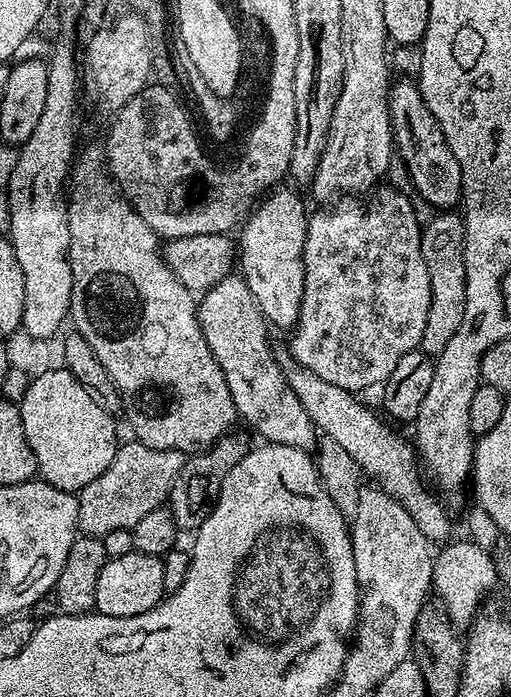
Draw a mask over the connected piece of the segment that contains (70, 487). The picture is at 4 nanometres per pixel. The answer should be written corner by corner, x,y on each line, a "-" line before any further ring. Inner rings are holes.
67,368
50,370
41,376
31,377
26,398
22,398
18,403
28,445
36,459
36,470
39,479
44,483
76,494
87,484
94,482
94,478
98,478
98,474
102,474
102,470
106,470
110,462
114,462
118,447
117,421
102,405
94,402
94,398
90,398
86,386
82,386
82,382
78,382
78,378
74,378
74,374
70,374

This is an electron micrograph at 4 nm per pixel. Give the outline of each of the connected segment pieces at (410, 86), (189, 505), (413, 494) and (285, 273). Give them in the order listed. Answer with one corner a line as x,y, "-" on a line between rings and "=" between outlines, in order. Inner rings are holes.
408,78
397,79
388,94
388,109
394,118
408,116
408,136
412,139
412,149
408,152
408,176
412,179
415,195
421,196
436,210
452,210
461,203
462,170
458,170
458,158
454,158
450,146
446,146
446,134
438,126
438,118
430,114
430,106
420,93
419,83
=
230,431
217,444
207,448
205,452
189,455
185,459
182,470
178,470
178,474
174,478
166,501
167,508
172,511
177,529
195,530
200,528
205,518
212,513
212,507
216,505
216,499
222,490
222,482
226,478
228,470
234,467
250,450
249,433
244,432
=
277,351
275,355
290,390
312,419
312,425
316,427
317,433
334,438
334,442
338,442
338,446
342,446
342,450
346,450
346,454
350,454
350,458
358,462
360,471
365,477
373,476
376,479
373,481
383,485
386,491
410,513
414,522
418,522
418,530
422,530
422,534
433,549
439,550
445,544
453,543
452,520
448,517
447,510
440,505
441,497
435,491
432,493
424,489
424,484
420,481
422,468
413,445
409,441
407,444
391,428
393,425
387,419
379,420
353,393
342,386
334,386
331,382
323,381
316,374
310,374
310,370
306,370
292,359
291,351
=
284,187
269,191
239,229
238,268
265,321
273,329
291,330
296,327
302,310
304,247
309,213
304,212
299,194

